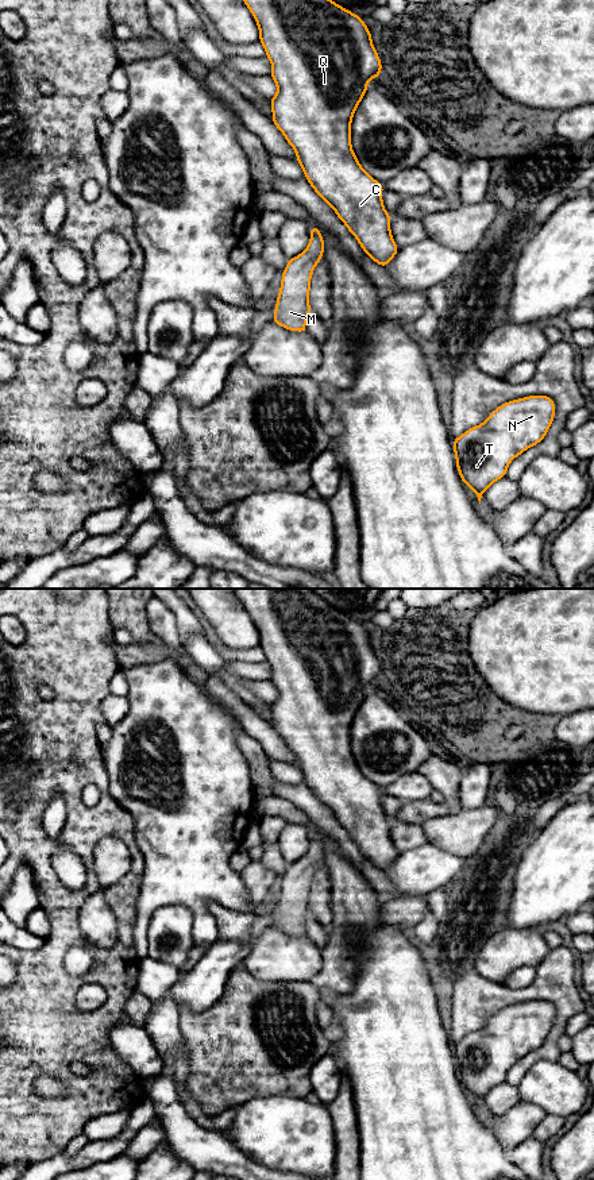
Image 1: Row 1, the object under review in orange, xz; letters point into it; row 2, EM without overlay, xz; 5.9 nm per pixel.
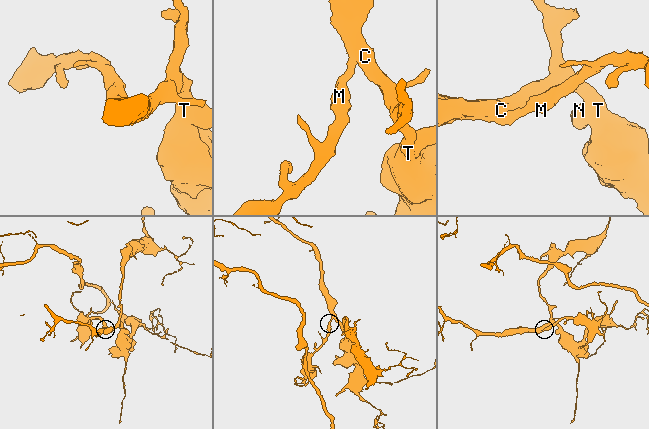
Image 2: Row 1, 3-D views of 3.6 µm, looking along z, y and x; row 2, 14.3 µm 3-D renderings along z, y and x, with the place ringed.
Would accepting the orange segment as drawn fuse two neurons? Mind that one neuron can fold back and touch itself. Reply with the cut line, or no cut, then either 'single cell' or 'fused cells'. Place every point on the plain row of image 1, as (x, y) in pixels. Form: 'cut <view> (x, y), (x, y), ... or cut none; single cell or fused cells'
cut none; single cell

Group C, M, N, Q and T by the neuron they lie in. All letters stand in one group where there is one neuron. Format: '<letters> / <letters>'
C M N Q T

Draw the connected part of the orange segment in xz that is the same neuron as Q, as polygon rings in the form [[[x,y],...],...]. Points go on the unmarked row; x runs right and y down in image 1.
[[[234,589],[236,597],[243,604],[244,609],[251,616],[258,632],[259,632],[259,647],[266,655],[266,663],[270,664],[273,675],[270,682],[277,689],[277,698],[270,703],[270,710],[273,714],[273,728],[284,739],[288,748],[294,753],[297,760],[297,767],[304,775],[306,786],[312,790],[315,797],[329,809],[338,822],[344,828],[348,836],[356,842],[358,848],[363,856],[378,869],[386,872],[389,867],[394,863],[400,852],[396,849],[392,837],[390,828],[392,824],[386,817],[382,807],[383,788],[375,786],[360,770],[351,752],[351,726],[356,712],[367,697],[367,687],[371,683],[381,682],[382,668],[378,662],[375,652],[371,648],[371,637],[363,628],[362,622],[350,617],[348,614],[340,612],[339,609],[329,605],[321,597],[319,597],[312,589]]]

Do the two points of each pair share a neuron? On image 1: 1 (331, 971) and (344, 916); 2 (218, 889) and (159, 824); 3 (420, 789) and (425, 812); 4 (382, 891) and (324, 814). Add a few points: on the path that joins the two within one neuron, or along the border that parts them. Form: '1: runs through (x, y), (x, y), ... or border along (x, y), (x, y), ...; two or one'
1: runs through (339, 957), (339, 933), (342, 929); one
2: runs through (201, 872), (186, 857), (186, 851), (176, 840); one
3: border along (428, 798), (404, 802); two
4: runs through (370, 872), (338, 833); one

